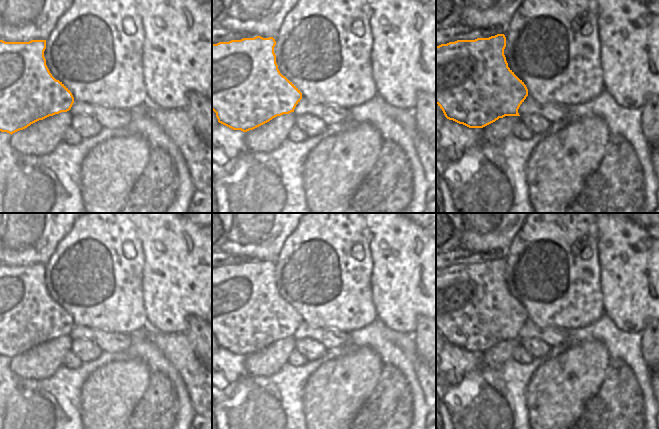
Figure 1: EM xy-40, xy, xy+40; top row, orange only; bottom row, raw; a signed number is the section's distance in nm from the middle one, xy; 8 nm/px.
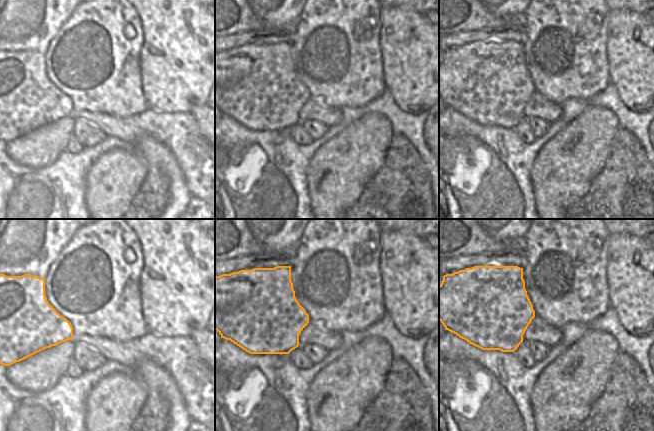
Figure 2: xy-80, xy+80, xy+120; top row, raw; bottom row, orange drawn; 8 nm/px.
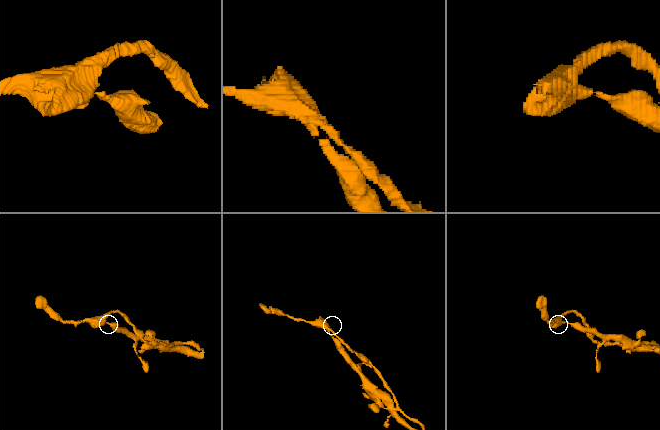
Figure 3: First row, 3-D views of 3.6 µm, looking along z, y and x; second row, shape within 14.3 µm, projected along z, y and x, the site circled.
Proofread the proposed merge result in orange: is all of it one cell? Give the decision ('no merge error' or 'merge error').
merge error

